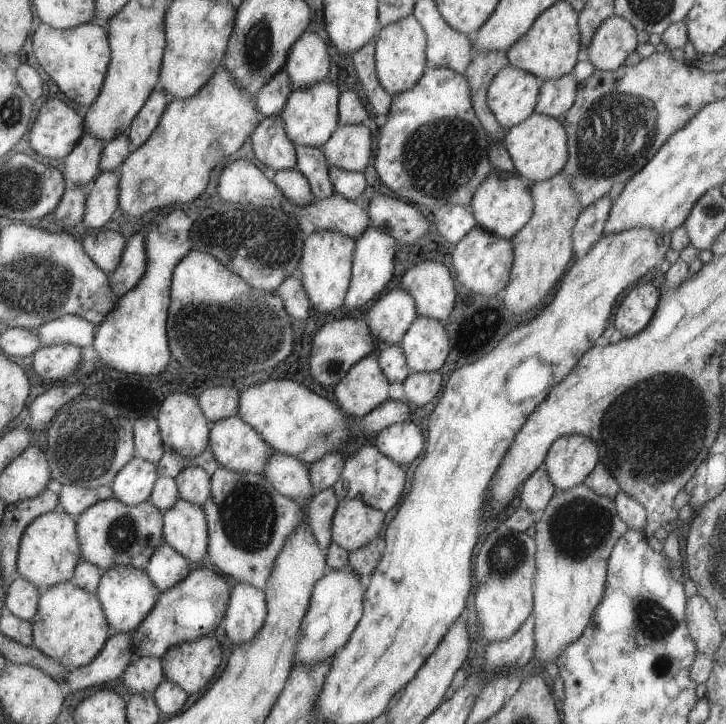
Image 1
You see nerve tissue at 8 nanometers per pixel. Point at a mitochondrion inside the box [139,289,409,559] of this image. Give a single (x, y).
(230, 336)

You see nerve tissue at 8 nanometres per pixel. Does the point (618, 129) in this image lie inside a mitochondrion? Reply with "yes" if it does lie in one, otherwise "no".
yes

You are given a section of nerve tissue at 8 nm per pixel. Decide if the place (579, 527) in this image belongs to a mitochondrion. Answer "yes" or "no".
yes

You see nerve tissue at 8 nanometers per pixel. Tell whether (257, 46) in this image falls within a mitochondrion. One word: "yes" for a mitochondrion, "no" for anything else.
yes

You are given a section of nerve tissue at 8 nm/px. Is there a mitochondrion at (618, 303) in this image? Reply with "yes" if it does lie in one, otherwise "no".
no

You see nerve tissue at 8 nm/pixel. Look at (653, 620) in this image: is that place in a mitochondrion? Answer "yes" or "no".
yes

